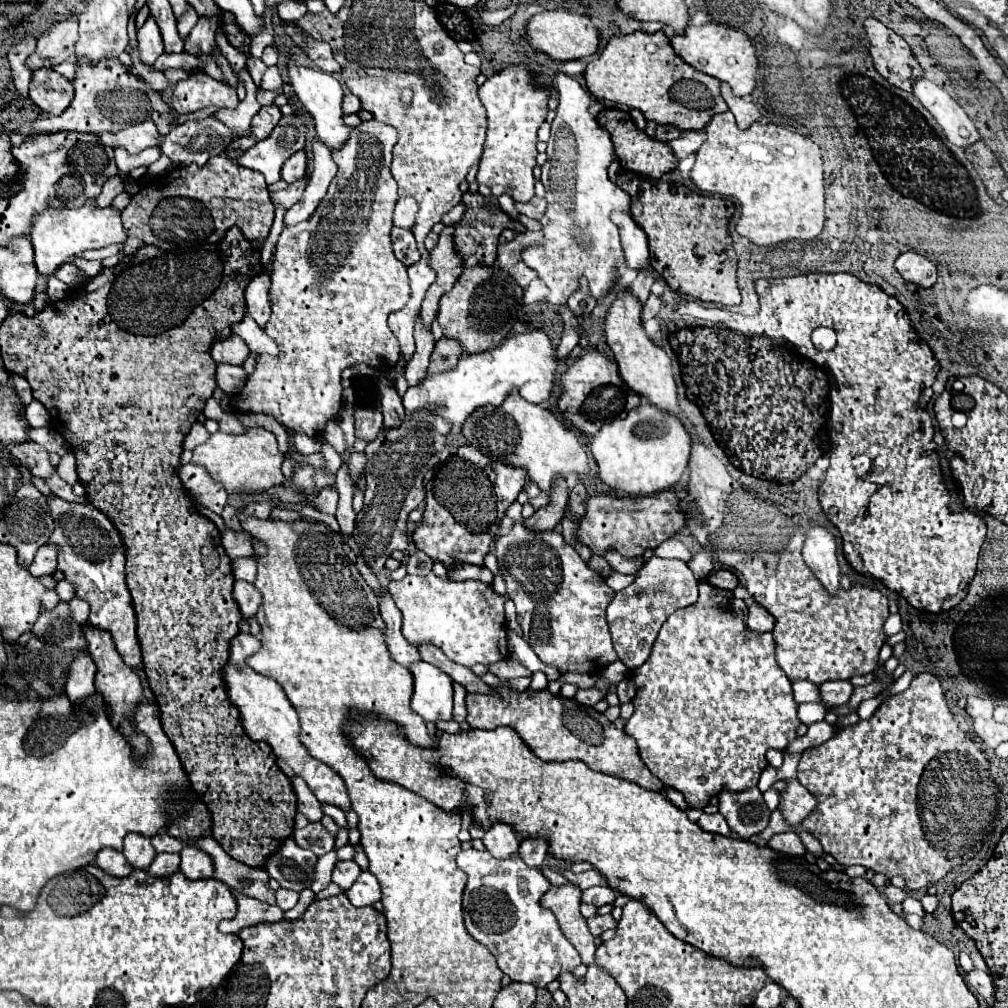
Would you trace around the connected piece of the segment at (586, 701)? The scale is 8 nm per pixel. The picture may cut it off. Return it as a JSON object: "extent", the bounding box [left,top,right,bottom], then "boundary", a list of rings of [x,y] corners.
{"extent":[575,688,603,706],"boundary":[[[597,688],[589,690],[579,690],[575,694],[575,702],[581,702],[581,706],[595,706],[599,700],[603,700],[603,694]]]}

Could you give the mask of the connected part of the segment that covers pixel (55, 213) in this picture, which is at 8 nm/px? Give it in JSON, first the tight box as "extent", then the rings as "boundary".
{"extent":[31,200,127,276],"boundary":[[[89,200],[83,208],[77,210],[49,208],[35,218],[31,230],[31,244],[35,248],[35,266],[43,276],[53,276],[61,264],[71,262],[85,250],[103,248],[113,242],[125,242],[125,238],[127,234],[119,222],[119,212],[115,212],[111,206],[95,210],[93,200]]]}

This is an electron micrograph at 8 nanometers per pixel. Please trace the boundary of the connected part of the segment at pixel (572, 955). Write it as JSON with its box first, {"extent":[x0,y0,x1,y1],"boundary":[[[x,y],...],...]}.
{"extent":[457,848,581,988],"boundary":[[[475,848],[461,850],[457,866],[467,874],[463,892],[465,928],[477,942],[493,952],[503,974],[515,982],[545,988],[561,972],[571,972],[581,964],[575,946],[565,938],[557,918],[539,906],[539,898],[551,886],[541,870],[525,866],[519,854],[493,858],[487,850]]]}

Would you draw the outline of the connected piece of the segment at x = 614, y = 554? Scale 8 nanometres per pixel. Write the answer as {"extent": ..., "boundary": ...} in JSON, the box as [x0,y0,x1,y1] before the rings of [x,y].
{"extent":[603,550,643,574],"boundary":[[[609,550],[603,554],[603,558],[609,562],[609,566],[621,574],[635,574],[643,566],[643,558],[625,558],[617,550]]]}

